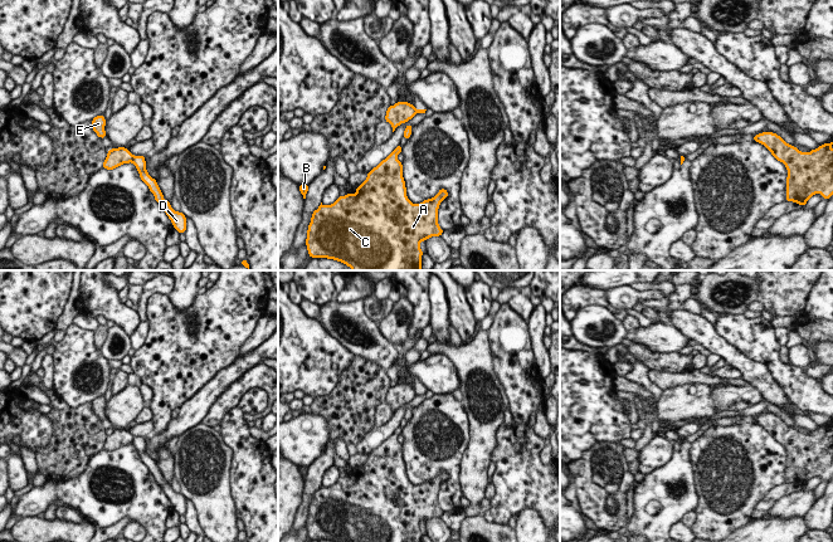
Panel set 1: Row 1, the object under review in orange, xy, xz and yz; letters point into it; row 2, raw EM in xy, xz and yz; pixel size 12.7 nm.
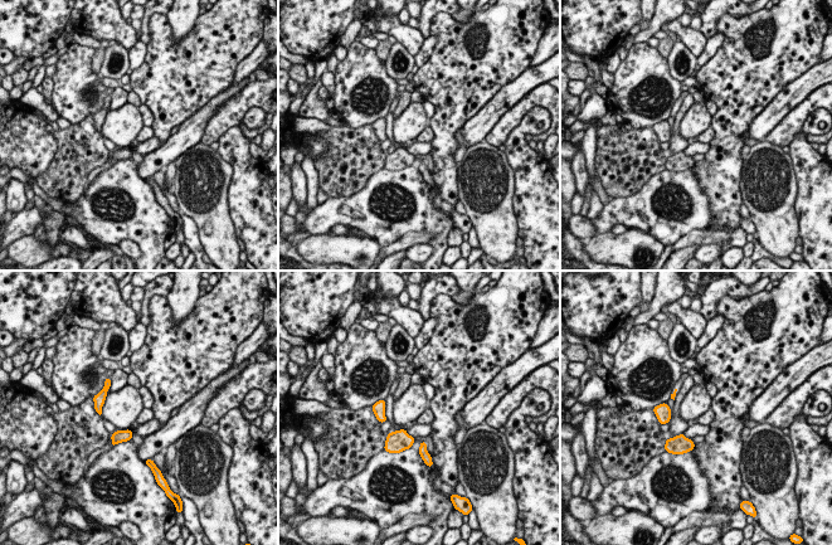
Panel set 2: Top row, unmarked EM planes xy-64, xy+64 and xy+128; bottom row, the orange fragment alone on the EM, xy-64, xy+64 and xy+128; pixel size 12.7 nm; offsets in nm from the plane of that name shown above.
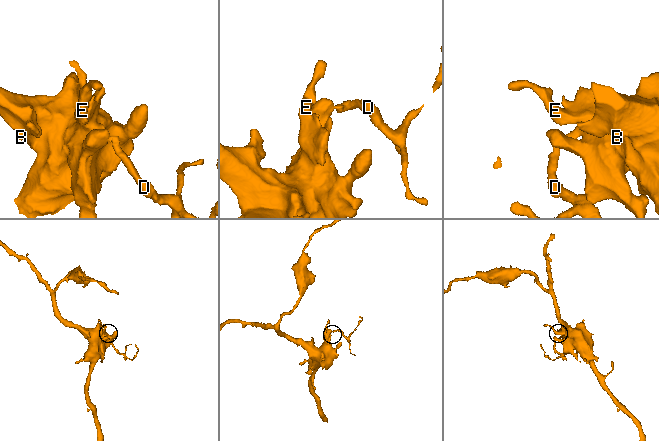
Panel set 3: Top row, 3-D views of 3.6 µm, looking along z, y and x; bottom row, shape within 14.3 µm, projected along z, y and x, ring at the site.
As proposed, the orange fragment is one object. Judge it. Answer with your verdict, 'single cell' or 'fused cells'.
fused cells

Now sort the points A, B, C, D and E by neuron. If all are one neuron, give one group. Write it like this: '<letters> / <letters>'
A B C E / D

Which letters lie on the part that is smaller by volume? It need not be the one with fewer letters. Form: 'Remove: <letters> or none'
Remove: D

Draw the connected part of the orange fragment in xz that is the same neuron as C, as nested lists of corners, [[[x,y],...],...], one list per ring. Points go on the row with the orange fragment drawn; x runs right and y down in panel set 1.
[[[399,145],[385,160],[367,172],[356,194],[347,194],[313,211],[307,230],[308,255],[341,262],[352,270],[422,270],[420,241],[440,236],[444,230],[438,224],[438,209],[448,197],[440,189],[433,197],[414,205],[406,196],[403,163],[396,158]]]

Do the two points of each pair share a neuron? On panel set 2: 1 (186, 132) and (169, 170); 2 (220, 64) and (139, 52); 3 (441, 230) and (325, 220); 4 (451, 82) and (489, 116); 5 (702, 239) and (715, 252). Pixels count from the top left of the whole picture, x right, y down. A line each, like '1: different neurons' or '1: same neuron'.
1: different neurons
2: different neurons
3: same neuron
4: different neurons
5: different neurons

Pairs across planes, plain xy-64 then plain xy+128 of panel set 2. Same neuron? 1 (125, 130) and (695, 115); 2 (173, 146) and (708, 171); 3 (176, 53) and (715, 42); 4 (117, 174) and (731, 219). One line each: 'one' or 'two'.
1: one
2: two
3: two
4: two

